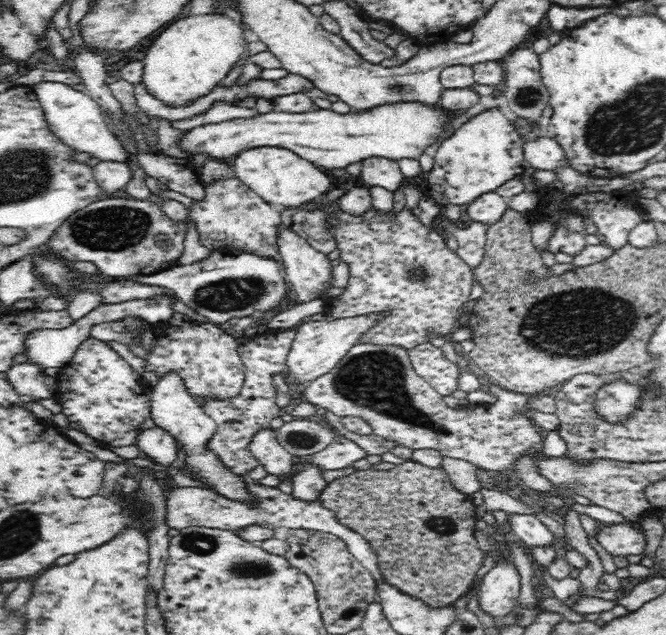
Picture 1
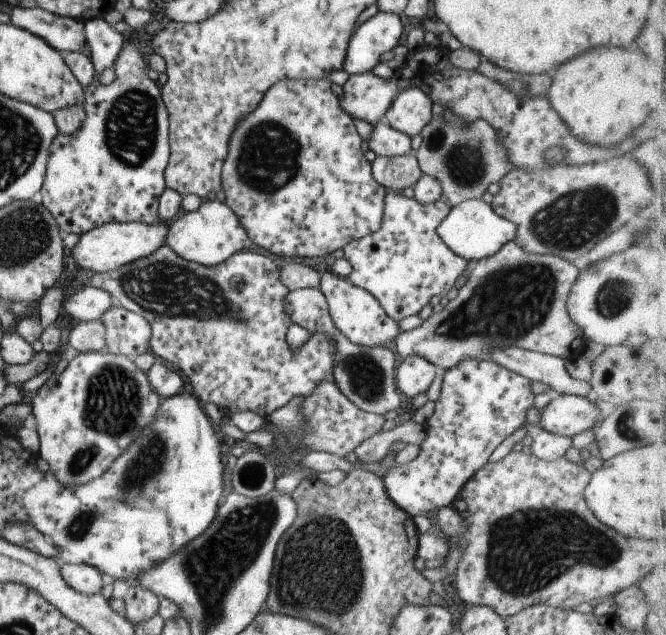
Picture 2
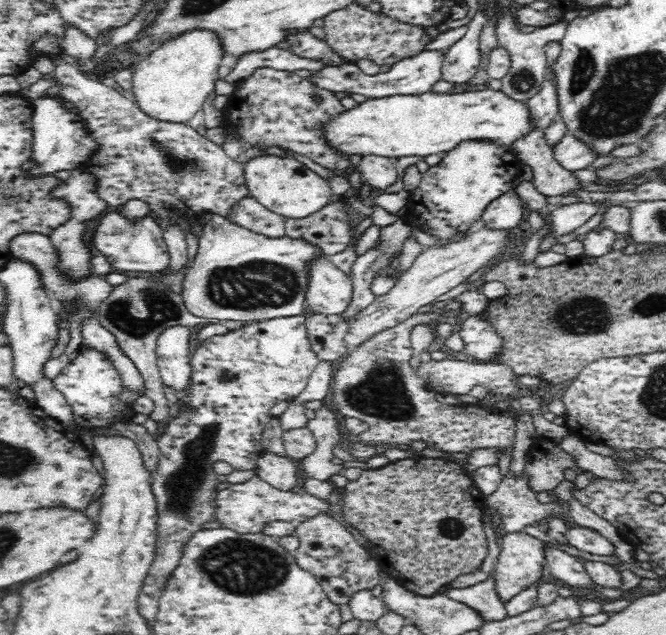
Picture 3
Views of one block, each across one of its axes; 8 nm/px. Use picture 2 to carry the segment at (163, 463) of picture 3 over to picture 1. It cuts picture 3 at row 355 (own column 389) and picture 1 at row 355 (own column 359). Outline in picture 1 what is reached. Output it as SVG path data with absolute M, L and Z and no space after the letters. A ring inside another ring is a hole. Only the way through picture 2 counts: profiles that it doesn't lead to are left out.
M278 330L276 334L267 331L257 336L238 338L238 354L245 366L245 380L237 397L226 400L202 400L204 412L216 421L216 434L210 438L208 447L220 457L220 461L234 472L234 475L245 475L258 466L258 460L249 452L252 437L260 429L270 427L270 420L280 414L276 405L276 387L272 383L274 374L286 377L286 359L295 337L295 330Z

